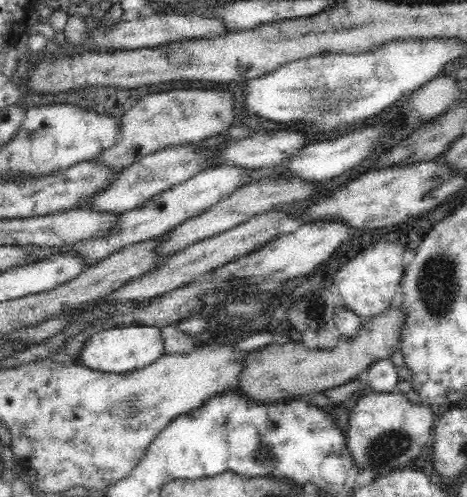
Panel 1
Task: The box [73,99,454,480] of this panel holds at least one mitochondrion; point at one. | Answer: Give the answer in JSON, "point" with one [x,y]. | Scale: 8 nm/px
{"point":[392,446]}

